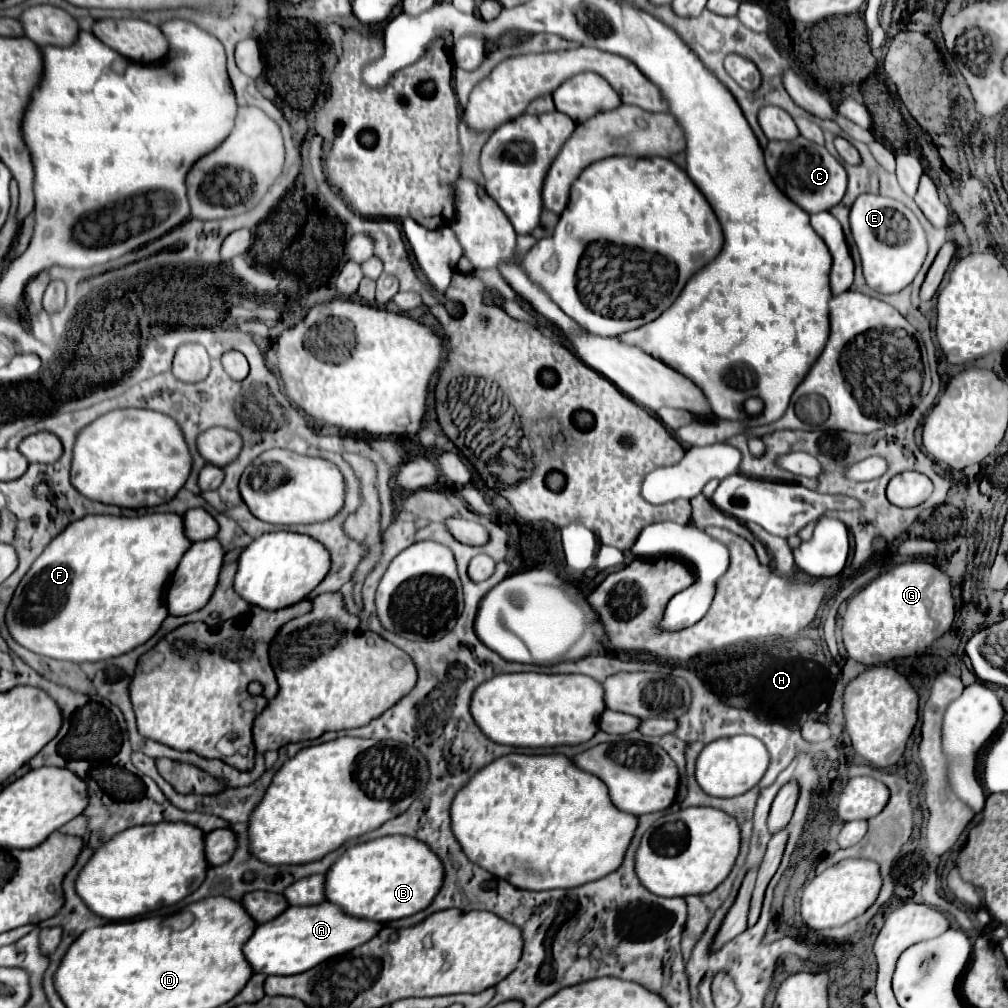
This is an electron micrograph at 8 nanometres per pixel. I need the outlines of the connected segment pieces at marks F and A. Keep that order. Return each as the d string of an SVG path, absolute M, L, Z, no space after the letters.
M180 514L144 516L86 516L58 534L22 578L6 622L12 638L24 648L68 662L100 662L122 656L148 642L162 626L166 614L166 582L178 566L178 558L190 548Z
M322 902L316 906L288 906L278 918L260 924L254 936L244 946L244 956L252 964L254 972L292 976L306 972L320 962L346 954L356 946L366 944L382 930L378 922L358 922L358 918L346 918L338 906Z

